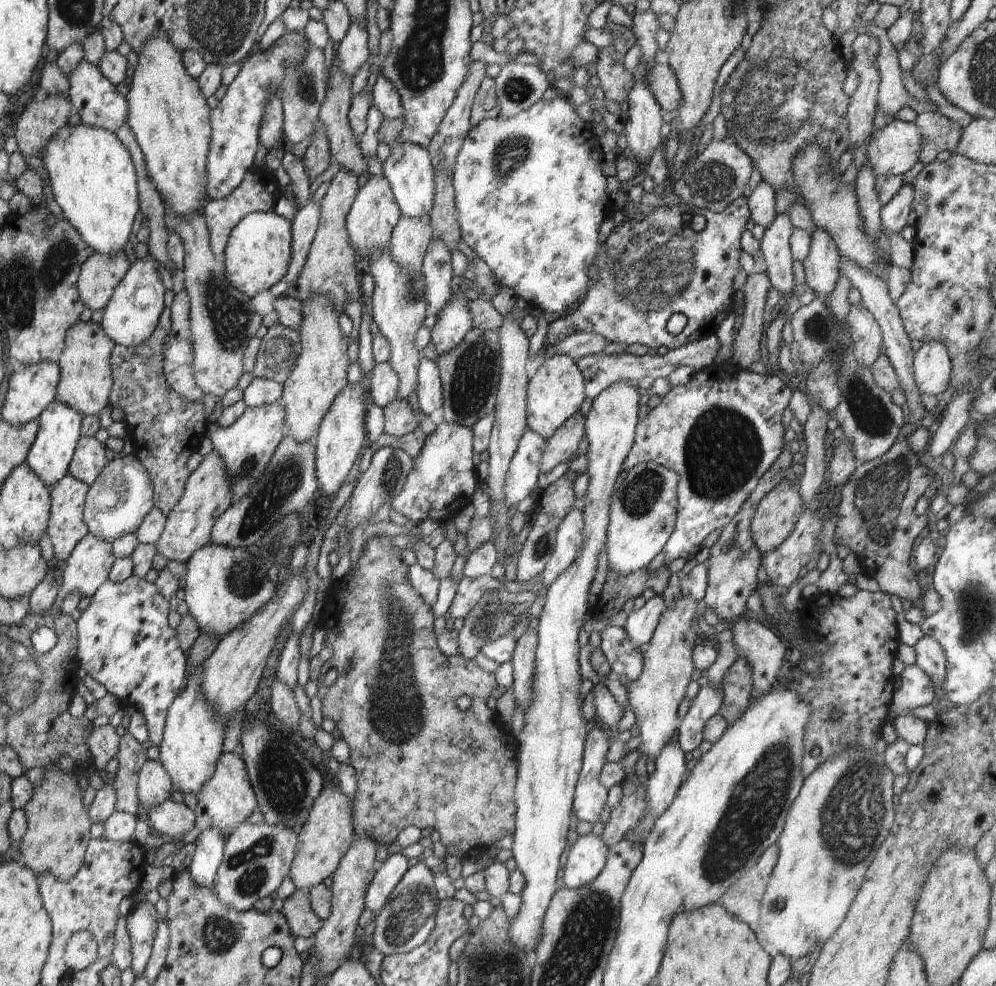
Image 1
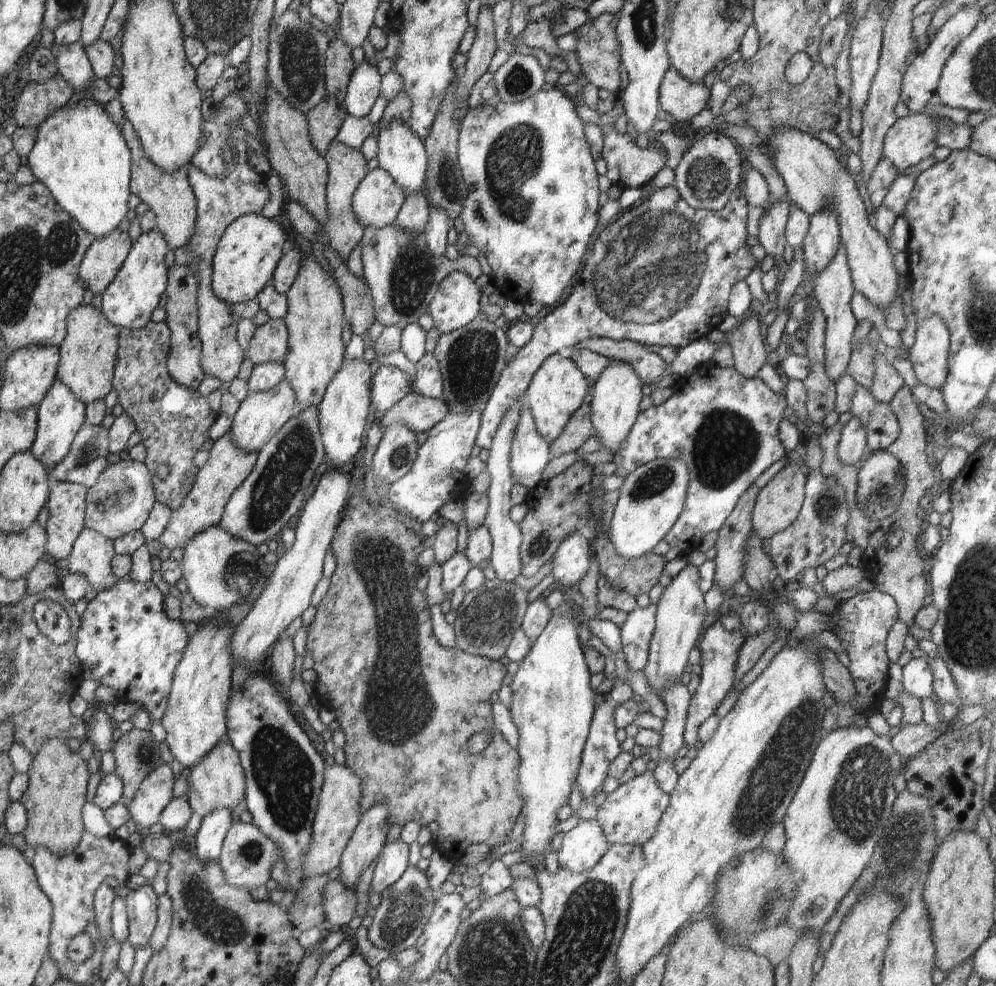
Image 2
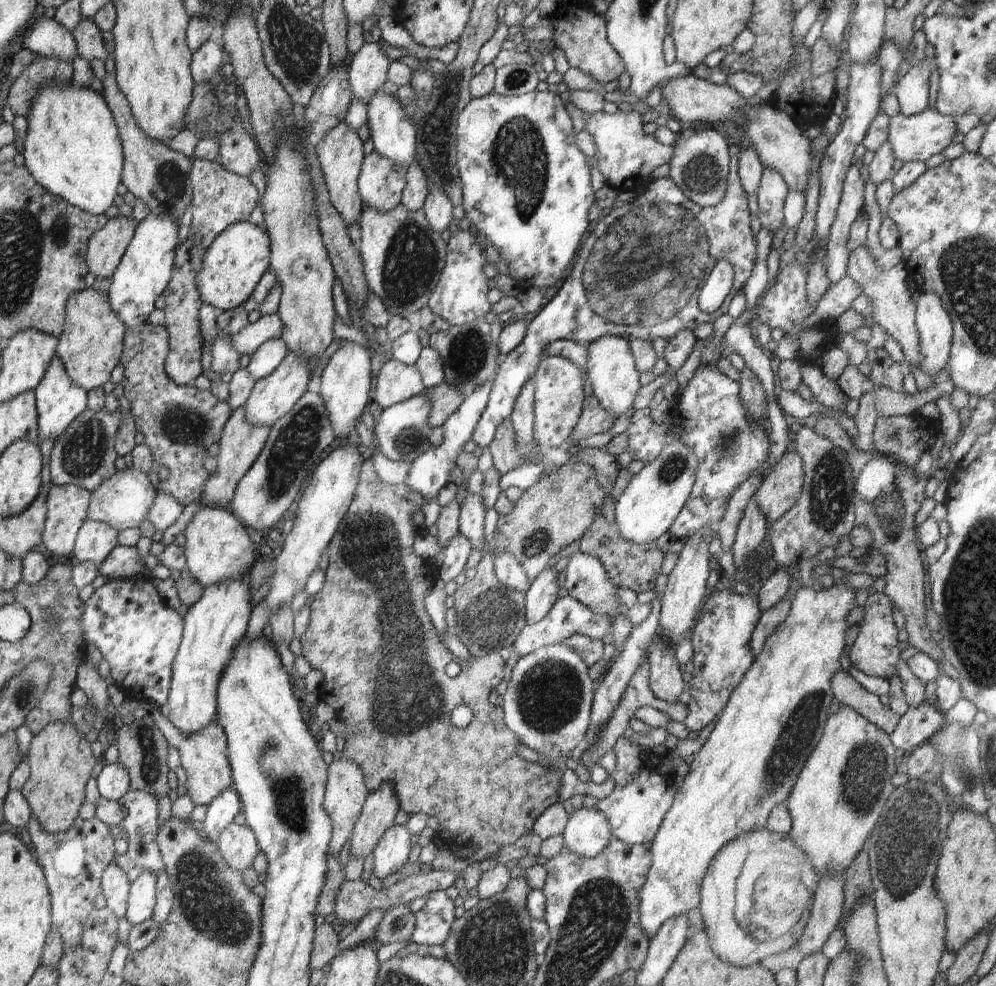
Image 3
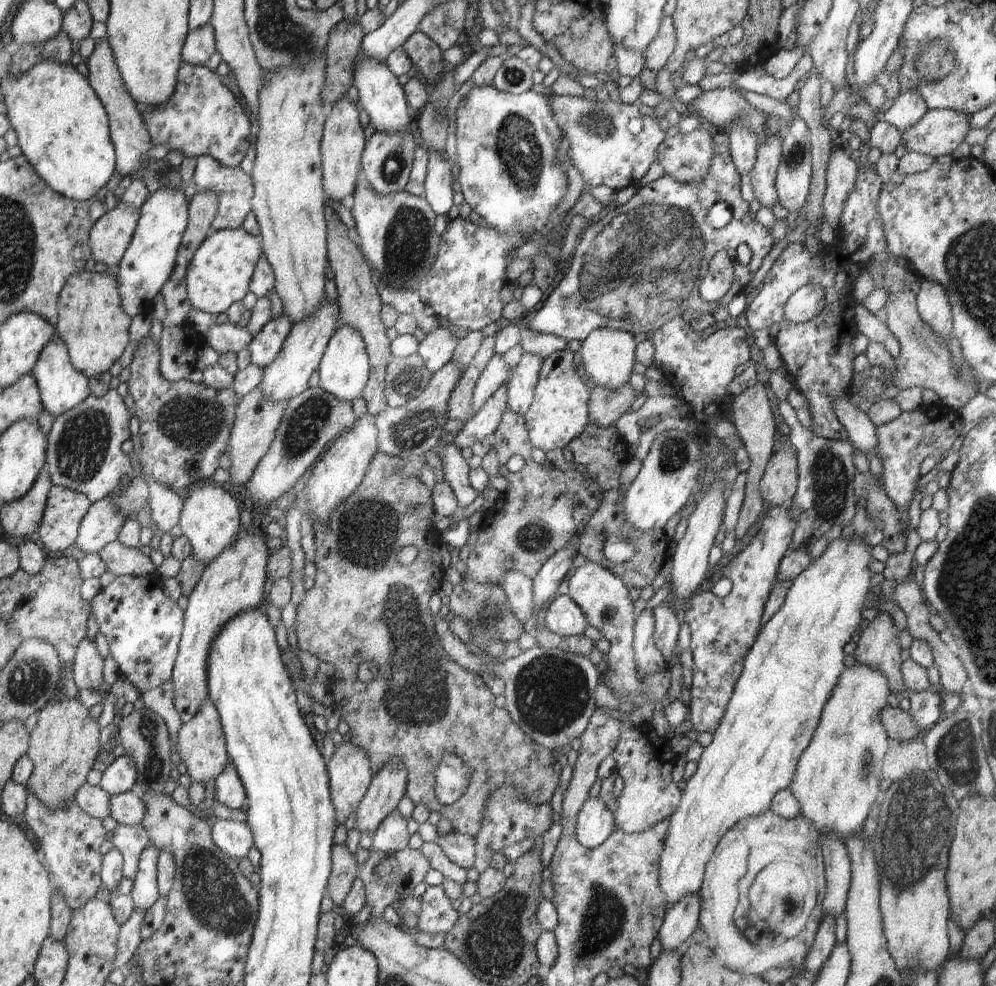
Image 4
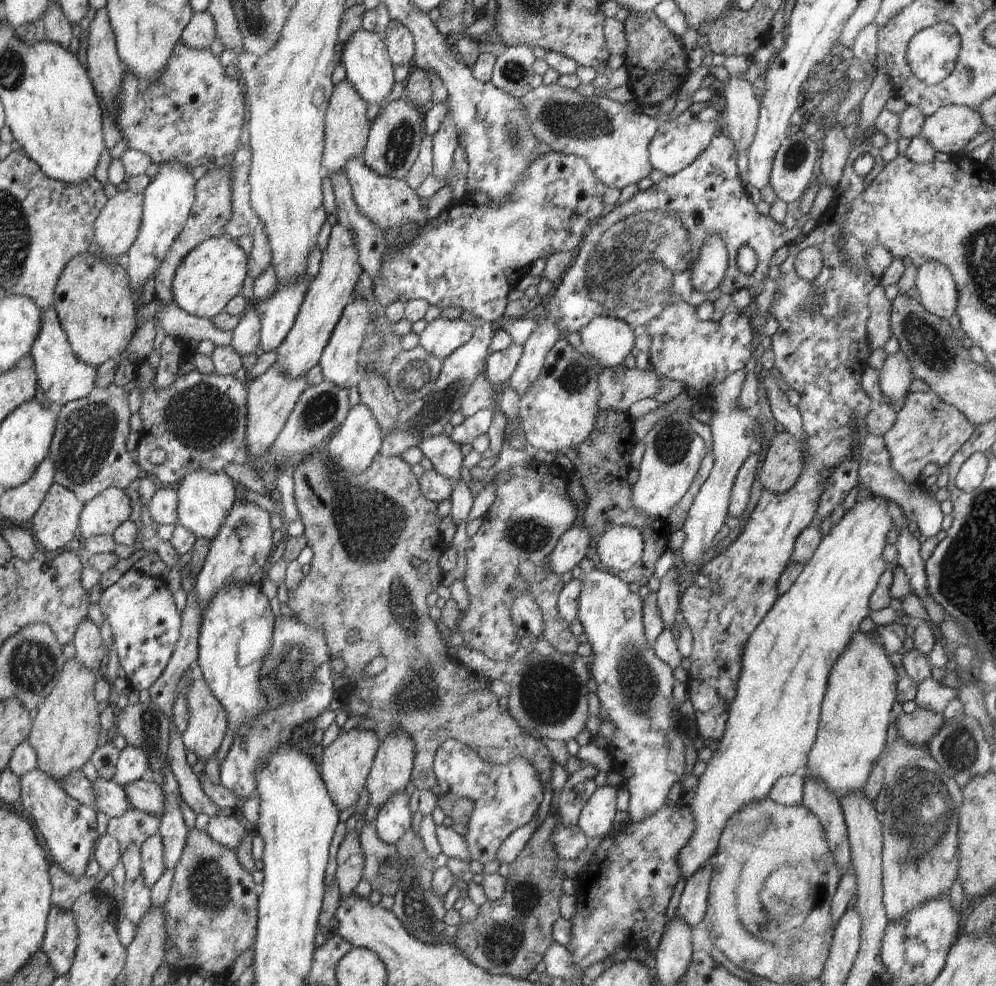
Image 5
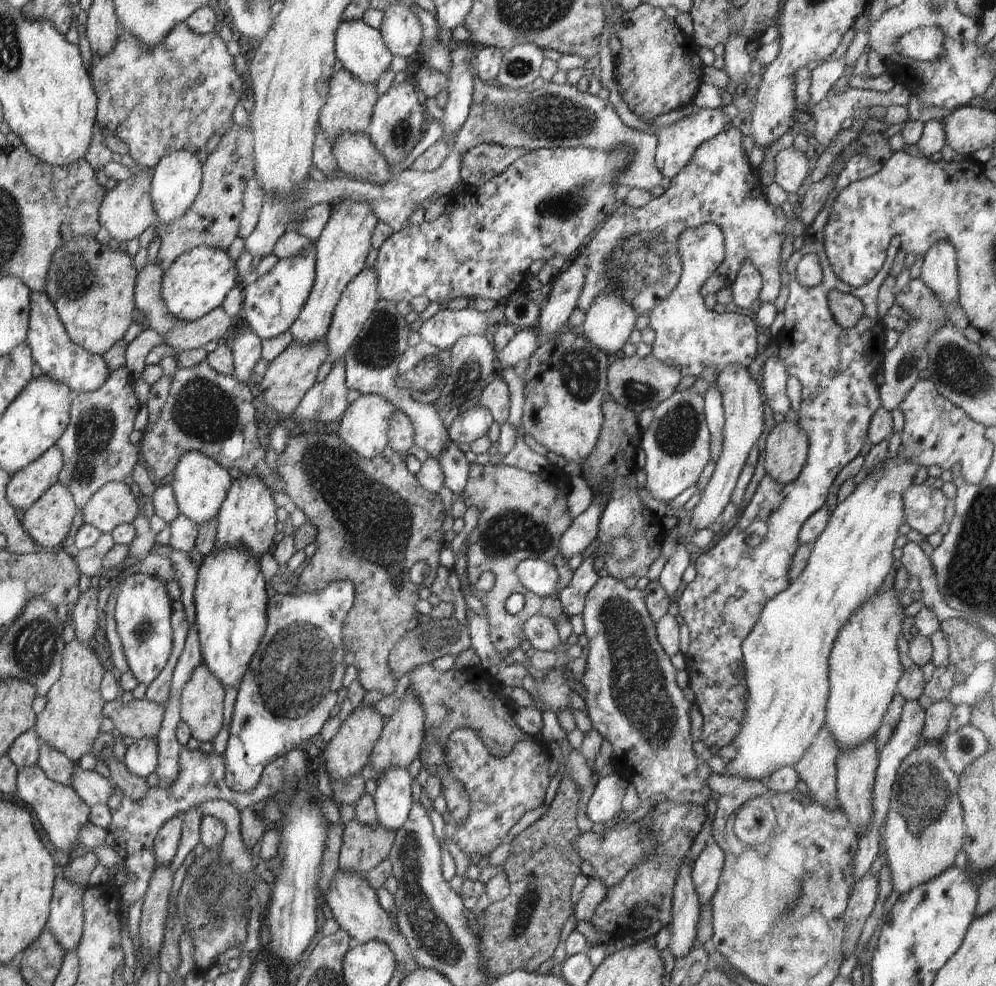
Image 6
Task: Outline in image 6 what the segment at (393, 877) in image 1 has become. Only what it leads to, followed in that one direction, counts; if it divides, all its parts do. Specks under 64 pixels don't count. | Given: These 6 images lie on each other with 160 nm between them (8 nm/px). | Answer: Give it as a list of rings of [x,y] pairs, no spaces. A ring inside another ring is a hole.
[[[392,767],[376,778],[373,795],[378,823],[391,831],[400,830],[408,818],[412,802],[410,773],[402,767]]]

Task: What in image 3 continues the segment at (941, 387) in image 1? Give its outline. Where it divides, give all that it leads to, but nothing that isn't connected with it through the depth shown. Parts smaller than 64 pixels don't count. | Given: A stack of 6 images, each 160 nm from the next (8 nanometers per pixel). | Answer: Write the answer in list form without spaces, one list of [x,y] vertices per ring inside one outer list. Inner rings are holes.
[[[920,292],[915,323],[919,332],[921,368],[934,378],[942,368],[947,368],[953,339],[953,324],[936,293]]]

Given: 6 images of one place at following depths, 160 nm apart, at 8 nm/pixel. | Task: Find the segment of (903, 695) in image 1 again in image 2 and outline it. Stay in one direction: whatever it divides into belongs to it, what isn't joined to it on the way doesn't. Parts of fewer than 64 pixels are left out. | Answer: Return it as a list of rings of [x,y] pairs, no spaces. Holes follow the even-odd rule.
[[[913,658],[902,668],[902,672],[904,691],[920,700],[934,697],[933,672],[923,658]]]

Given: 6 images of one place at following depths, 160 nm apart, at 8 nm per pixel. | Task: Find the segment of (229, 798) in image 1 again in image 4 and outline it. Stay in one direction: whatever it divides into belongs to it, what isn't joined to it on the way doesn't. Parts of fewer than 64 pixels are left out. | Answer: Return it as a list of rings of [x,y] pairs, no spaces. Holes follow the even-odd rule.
[[[204,699],[198,712],[186,723],[183,723],[177,734],[179,755],[186,764],[188,776],[194,782],[206,784],[215,779],[226,765],[230,763],[230,757],[225,745],[224,731],[221,725],[220,714],[212,701]]]

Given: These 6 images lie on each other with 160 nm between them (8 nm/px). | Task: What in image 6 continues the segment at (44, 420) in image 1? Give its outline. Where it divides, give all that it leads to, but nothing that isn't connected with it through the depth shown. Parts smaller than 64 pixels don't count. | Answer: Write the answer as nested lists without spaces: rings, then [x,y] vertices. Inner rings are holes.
[[[44,291],[31,292],[30,298],[31,307],[29,308],[26,342],[30,347],[34,362],[40,366],[43,374],[68,385],[72,394],[92,392],[104,386],[111,370],[103,359],[103,355],[92,354],[79,344],[72,342],[58,318],[57,310]]]

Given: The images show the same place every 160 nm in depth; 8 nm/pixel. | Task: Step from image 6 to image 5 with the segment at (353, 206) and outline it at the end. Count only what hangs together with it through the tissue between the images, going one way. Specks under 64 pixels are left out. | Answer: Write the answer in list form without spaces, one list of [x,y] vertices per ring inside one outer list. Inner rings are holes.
[[[333,221],[328,246],[322,251],[323,255],[320,262],[319,272],[309,283],[308,290],[306,291],[303,303],[300,305],[292,330],[288,332],[288,336],[286,336],[282,341],[282,344],[276,349],[276,363],[278,363],[279,367],[291,377],[306,376],[313,366],[319,364],[324,347],[328,344],[334,327],[338,324],[338,321],[342,316],[344,307],[350,302],[355,292],[355,286],[360,278],[360,274],[362,274],[363,268],[359,263],[359,254],[356,245],[353,246],[354,240],[355,234],[350,229],[347,229],[338,221]]]

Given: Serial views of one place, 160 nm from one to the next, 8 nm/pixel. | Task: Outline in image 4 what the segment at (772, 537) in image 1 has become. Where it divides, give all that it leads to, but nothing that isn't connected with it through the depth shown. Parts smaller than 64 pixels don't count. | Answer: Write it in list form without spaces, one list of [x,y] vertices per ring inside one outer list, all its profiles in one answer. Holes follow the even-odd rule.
[[[787,443],[772,453],[760,481],[760,494],[766,506],[790,504],[797,491],[796,449]]]

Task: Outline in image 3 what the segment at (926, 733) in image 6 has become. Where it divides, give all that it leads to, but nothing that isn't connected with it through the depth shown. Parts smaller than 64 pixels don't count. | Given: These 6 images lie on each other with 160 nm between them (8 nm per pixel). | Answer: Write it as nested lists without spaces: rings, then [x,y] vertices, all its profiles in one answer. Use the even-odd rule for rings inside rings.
[[[842,668],[831,678],[831,689],[834,701],[856,709],[856,712],[881,728],[888,736],[894,732],[900,716],[888,705],[884,705],[878,695],[866,691]]]

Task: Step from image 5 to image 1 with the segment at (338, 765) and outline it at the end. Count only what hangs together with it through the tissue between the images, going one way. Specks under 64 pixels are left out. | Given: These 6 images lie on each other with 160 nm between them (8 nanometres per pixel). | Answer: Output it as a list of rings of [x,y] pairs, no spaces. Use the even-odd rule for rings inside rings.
[[[340,784],[324,786],[316,797],[307,821],[298,832],[295,857],[289,868],[289,877],[296,889],[315,887],[335,873],[344,853],[355,838],[351,823],[352,807],[348,796],[342,793]]]

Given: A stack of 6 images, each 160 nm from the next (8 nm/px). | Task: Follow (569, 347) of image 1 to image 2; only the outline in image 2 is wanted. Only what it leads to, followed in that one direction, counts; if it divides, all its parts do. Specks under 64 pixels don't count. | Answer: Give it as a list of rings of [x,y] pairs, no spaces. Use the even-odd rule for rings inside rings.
[[[596,337],[585,340],[576,347],[590,349],[600,356],[628,363],[645,384],[654,385],[669,367],[658,353],[650,351],[646,345],[631,340],[615,341]]]

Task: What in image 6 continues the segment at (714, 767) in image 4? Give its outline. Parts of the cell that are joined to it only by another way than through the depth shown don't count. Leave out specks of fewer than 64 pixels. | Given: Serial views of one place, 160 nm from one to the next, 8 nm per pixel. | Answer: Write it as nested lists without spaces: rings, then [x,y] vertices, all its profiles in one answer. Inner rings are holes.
[[[901,446],[898,455],[894,458],[887,456],[882,466],[868,474],[862,482],[857,484],[854,491],[831,512],[824,532],[815,540],[814,548],[812,548],[812,552],[808,557],[808,562],[806,563],[802,574],[800,574],[796,580],[791,581],[787,589],[784,589],[781,593],[773,596],[773,598],[764,605],[758,622],[752,627],[752,632],[748,633],[748,636],[741,644],[745,679],[748,687],[747,714],[743,718],[740,732],[734,740],[736,741],[736,744],[738,744],[738,754],[733,760],[728,760],[725,774],[728,773],[729,775],[737,776],[737,778],[754,778],[754,780],[761,781],[764,777],[767,777],[771,772],[774,772],[779,768],[794,766],[802,758],[806,749],[812,744],[816,733],[822,728],[822,725],[825,724],[825,712],[829,693],[829,658],[834,641],[838,636],[838,631],[844,626],[844,623],[847,623],[848,617],[854,612],[854,609],[858,608],[858,605],[861,602],[864,602],[869,596],[872,596],[881,588],[884,578],[886,578],[890,569],[893,568],[893,562],[895,561],[892,557],[892,550],[895,548],[894,540],[900,536],[899,528],[906,522],[903,511],[903,494],[915,484],[914,478],[916,478],[916,472],[918,472],[919,467],[918,463],[915,463],[912,459],[909,459],[902,454]]]

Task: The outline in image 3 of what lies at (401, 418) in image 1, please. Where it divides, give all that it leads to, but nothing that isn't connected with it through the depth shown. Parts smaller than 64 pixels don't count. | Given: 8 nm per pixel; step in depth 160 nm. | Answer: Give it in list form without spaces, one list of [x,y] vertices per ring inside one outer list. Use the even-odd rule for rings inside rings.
[[[446,381],[431,389],[425,389],[424,394],[431,402],[431,411],[428,419],[431,428],[443,426],[465,399],[465,396],[461,395],[459,388]]]

